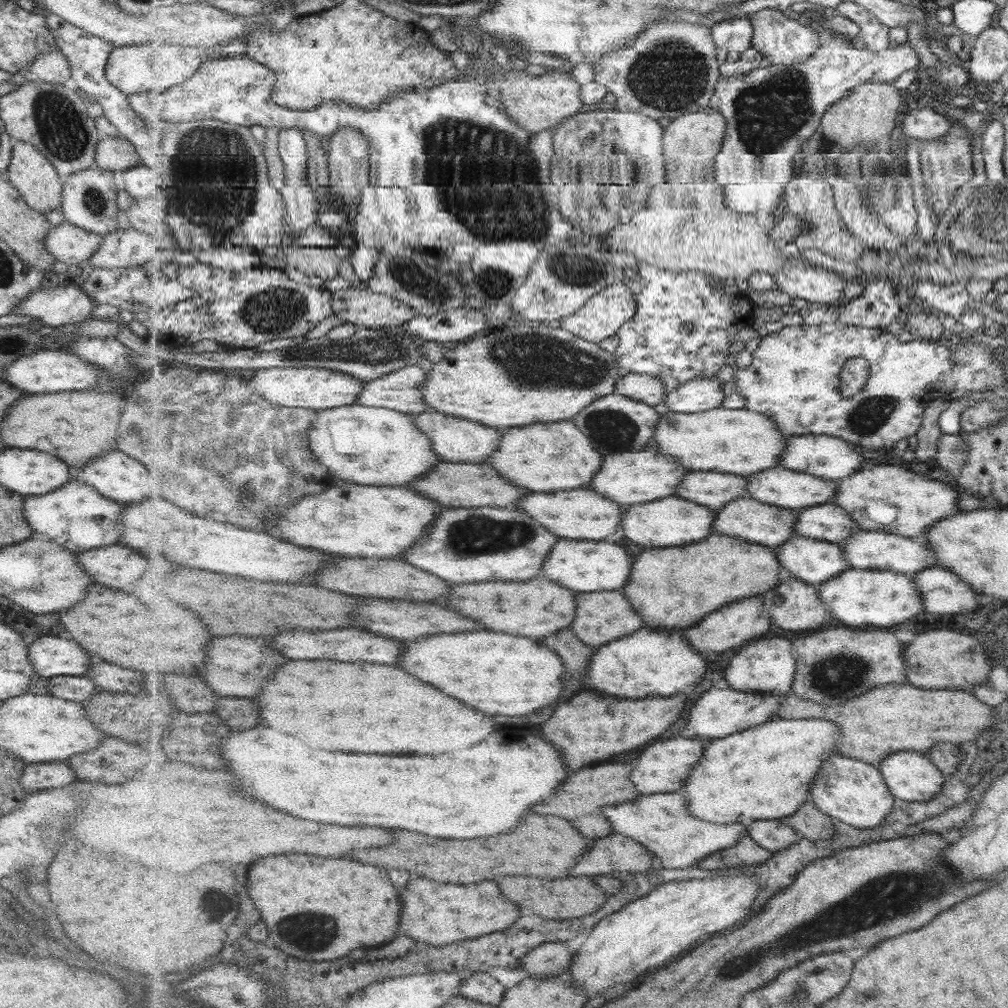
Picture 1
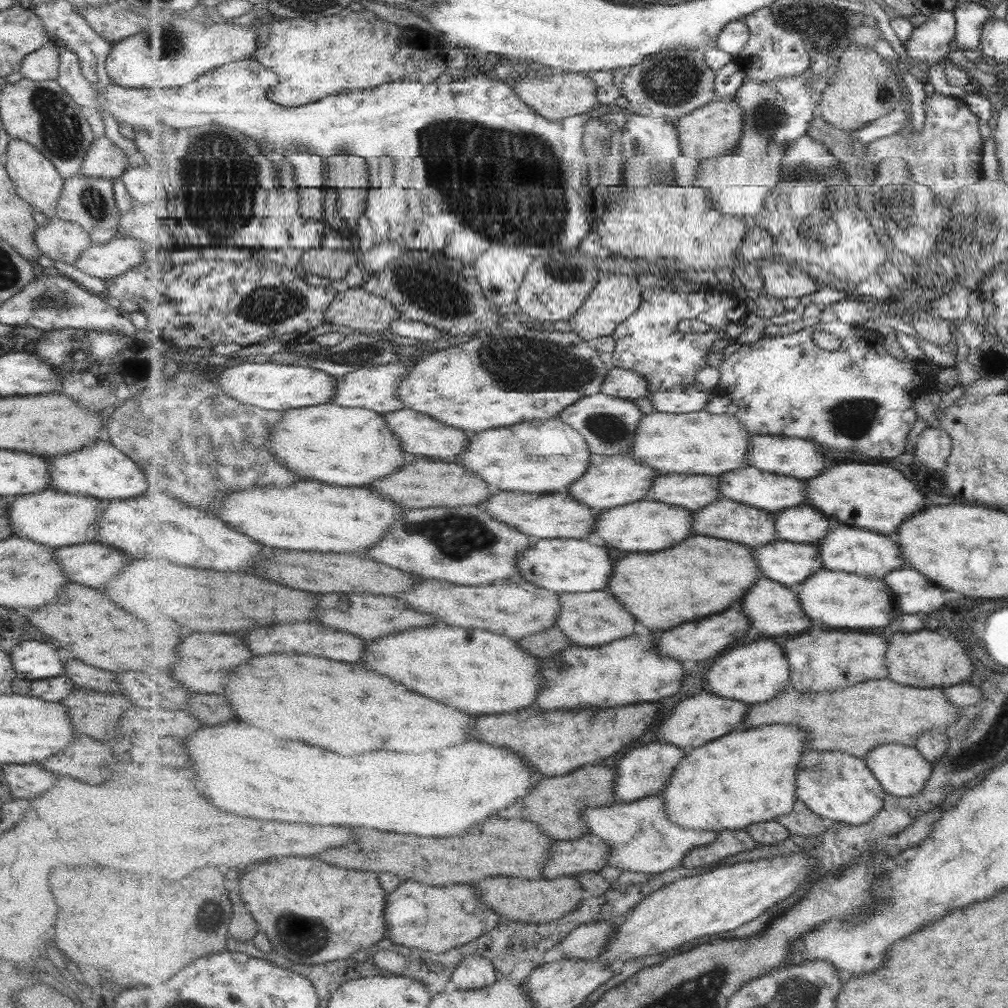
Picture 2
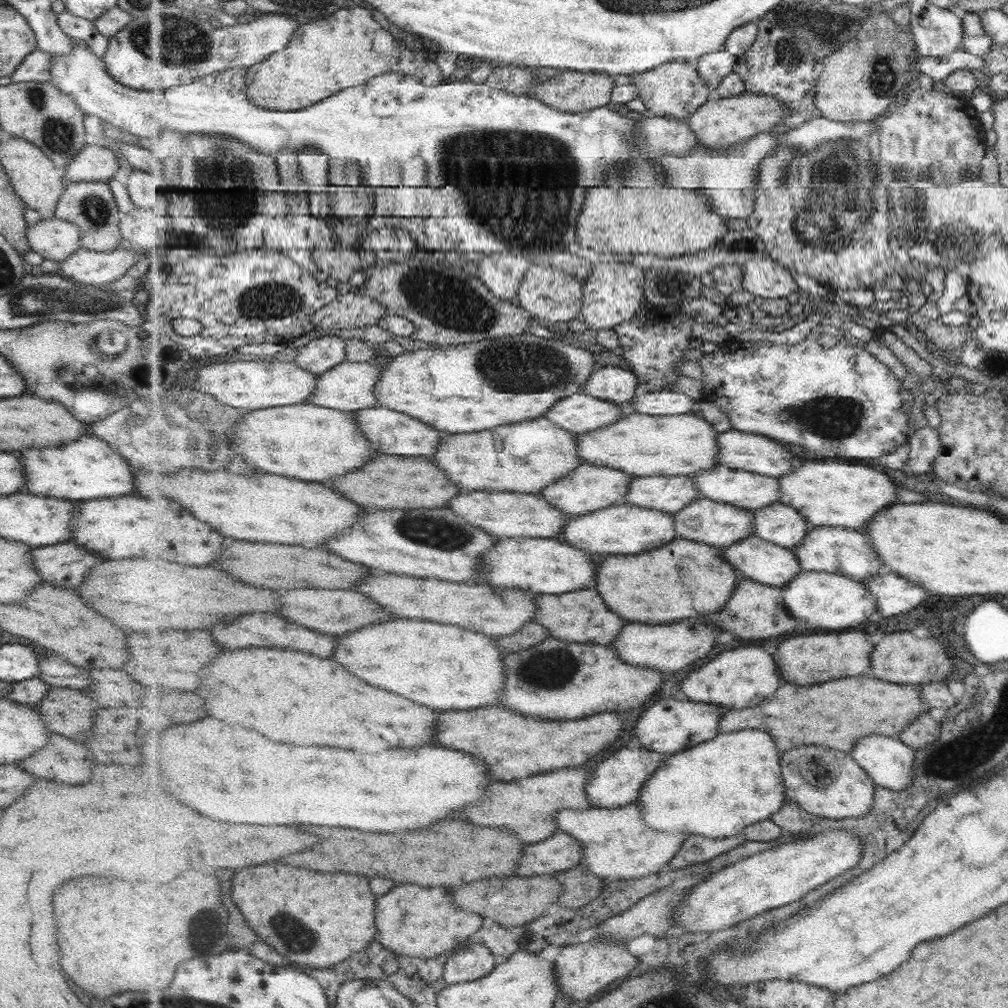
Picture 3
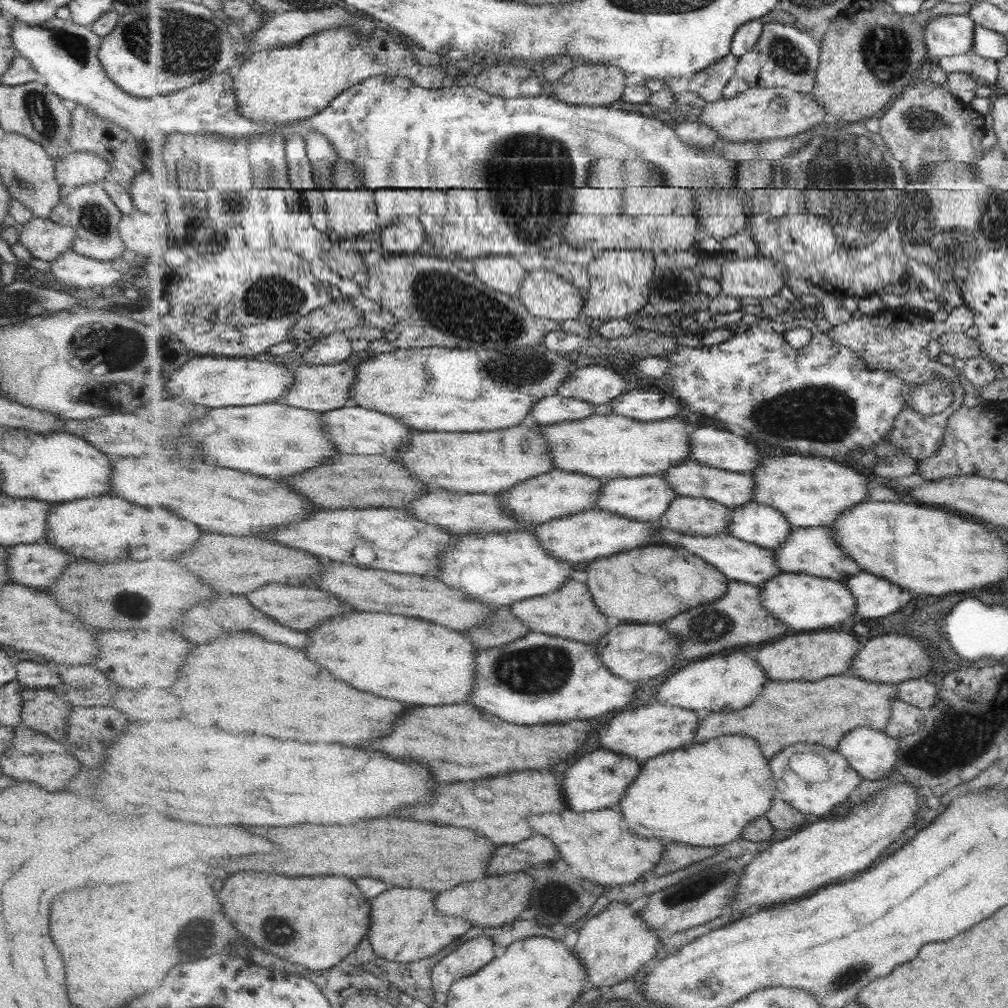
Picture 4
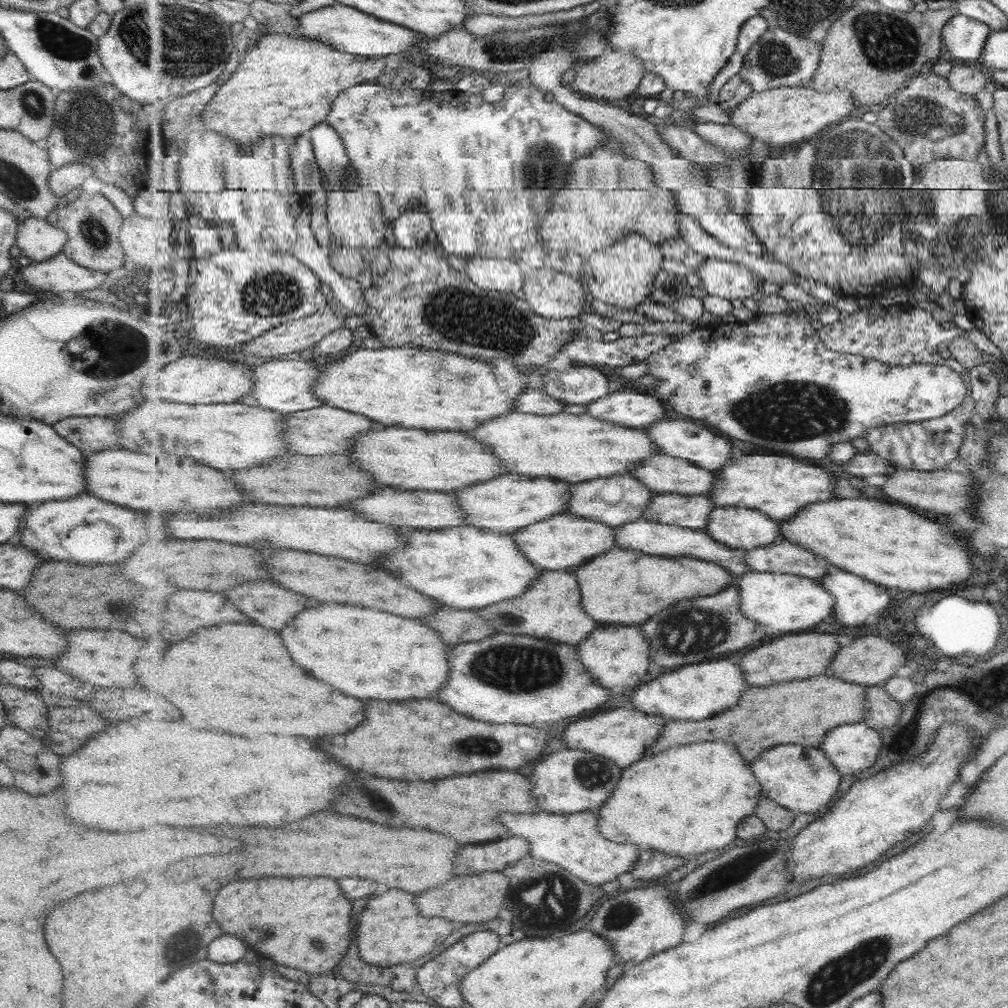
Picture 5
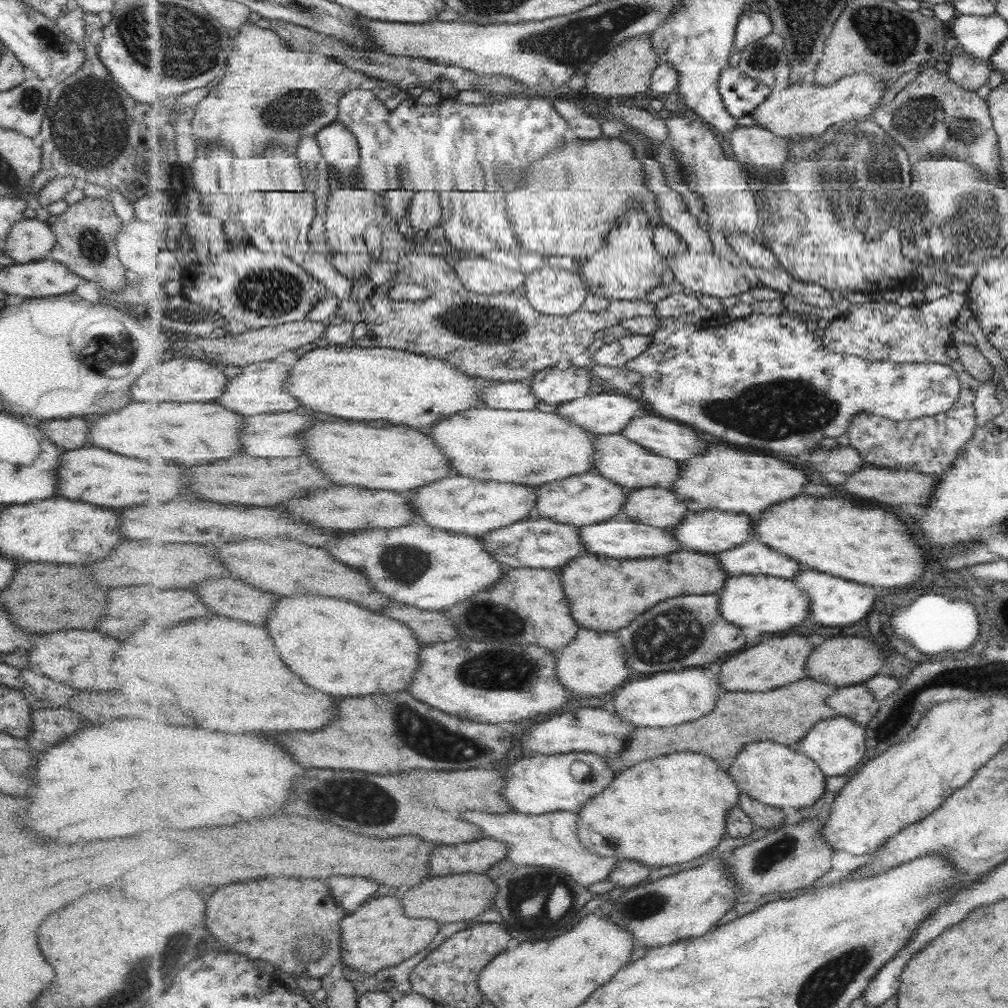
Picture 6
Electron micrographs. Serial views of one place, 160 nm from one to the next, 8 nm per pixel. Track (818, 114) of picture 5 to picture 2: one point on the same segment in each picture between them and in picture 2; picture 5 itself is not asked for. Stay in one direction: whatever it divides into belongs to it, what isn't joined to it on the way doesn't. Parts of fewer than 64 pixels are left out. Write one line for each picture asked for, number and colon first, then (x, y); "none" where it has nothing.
2: (715, 129)
3: (721, 122)
4: (763, 114)

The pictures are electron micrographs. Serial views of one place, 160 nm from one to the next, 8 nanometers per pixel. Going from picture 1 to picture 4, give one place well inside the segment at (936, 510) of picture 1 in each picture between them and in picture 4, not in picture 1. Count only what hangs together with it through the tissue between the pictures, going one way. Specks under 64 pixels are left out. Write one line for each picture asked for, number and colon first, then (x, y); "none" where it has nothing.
2: (876, 497)
3: (831, 494)
4: (812, 492)

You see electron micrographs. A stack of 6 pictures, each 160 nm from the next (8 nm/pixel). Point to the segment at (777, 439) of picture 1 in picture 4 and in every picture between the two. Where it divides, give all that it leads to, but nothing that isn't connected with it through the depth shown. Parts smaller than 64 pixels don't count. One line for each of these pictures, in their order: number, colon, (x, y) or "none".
2: (702, 443)
3: (641, 445)
4: (605, 447)

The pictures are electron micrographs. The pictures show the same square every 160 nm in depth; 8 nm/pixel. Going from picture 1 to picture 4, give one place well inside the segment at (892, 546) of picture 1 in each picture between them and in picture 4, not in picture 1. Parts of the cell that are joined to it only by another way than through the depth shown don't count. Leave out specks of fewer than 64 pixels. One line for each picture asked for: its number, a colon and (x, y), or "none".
2: (851, 549)
3: (840, 550)
4: (809, 550)

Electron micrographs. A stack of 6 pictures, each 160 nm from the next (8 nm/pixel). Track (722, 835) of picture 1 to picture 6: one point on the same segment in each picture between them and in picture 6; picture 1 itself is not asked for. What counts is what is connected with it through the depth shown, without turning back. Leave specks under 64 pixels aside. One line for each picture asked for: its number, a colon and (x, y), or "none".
2: (641, 838)
3: (617, 844)
4: (599, 843)
5: (574, 842)
6: (551, 840)

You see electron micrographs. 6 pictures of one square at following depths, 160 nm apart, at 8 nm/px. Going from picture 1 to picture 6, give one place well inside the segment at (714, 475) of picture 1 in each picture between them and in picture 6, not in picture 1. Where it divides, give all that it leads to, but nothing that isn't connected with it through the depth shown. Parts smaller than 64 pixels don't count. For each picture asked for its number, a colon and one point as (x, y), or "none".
2: (689, 491)
3: (671, 494)
4: (646, 499)
5: (615, 501)
6: (582, 500)

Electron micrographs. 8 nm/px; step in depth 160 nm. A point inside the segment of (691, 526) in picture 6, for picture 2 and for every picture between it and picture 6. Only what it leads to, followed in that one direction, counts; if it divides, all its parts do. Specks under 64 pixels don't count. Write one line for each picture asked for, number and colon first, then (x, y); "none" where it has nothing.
2: (806, 524)
3: (779, 523)
4: (764, 525)
5: (738, 527)

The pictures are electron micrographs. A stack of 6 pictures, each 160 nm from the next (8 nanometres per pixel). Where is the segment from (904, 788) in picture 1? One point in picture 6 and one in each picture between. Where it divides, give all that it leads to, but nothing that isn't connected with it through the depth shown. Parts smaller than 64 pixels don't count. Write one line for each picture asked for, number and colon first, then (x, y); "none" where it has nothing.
2: (903, 771)
3: (888, 761)
4: (872, 753)
5: (854, 747)
6: (837, 745)

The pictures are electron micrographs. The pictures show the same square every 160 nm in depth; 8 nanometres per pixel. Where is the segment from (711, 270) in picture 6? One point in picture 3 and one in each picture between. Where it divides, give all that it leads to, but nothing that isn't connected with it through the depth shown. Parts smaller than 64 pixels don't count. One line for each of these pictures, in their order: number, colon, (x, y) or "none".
3: (764, 277)
4: (760, 277)
5: (730, 280)

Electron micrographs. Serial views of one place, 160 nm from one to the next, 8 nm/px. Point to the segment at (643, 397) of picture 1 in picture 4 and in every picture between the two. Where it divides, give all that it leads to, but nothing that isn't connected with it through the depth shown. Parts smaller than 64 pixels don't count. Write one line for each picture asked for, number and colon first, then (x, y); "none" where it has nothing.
2: (622, 383)
3: (614, 384)
4: (597, 385)

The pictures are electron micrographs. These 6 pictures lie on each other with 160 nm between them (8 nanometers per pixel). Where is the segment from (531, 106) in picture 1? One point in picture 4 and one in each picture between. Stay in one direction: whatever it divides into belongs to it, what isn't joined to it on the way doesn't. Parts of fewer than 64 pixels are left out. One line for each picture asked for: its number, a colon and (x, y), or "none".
2: (563, 94)
3: (570, 91)
4: (585, 85)

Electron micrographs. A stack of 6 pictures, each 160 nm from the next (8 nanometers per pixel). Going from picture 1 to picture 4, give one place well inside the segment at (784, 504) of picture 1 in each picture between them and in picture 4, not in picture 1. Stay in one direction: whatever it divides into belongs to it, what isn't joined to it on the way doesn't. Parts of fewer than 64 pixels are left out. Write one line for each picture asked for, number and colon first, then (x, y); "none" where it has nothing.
2: (749, 485)
3: (740, 488)
4: (692, 479)

